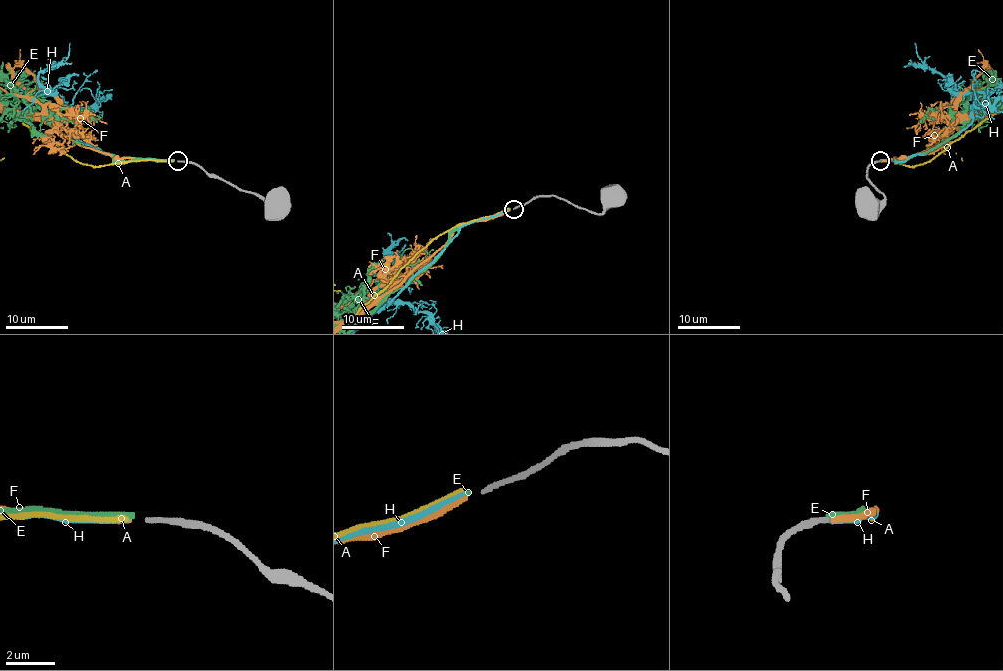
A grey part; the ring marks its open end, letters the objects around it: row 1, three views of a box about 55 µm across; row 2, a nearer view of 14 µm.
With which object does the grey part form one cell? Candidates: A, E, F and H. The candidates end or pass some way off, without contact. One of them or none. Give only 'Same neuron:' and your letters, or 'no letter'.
Same neuron: F

